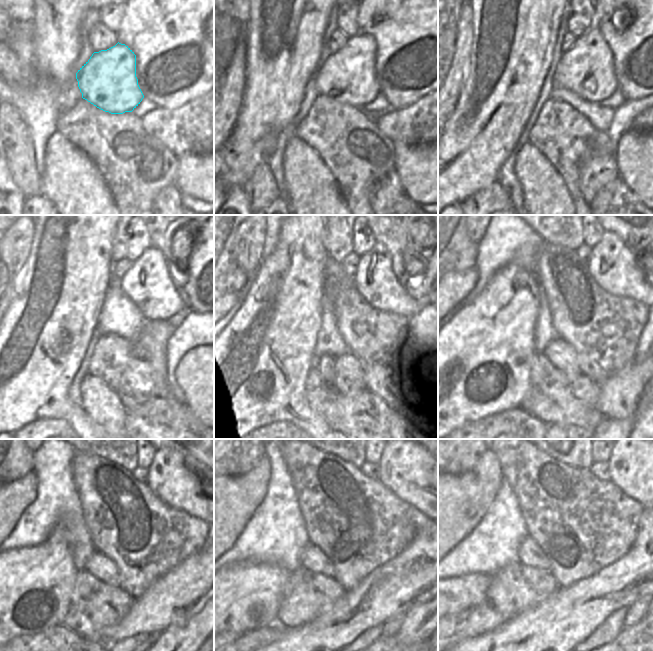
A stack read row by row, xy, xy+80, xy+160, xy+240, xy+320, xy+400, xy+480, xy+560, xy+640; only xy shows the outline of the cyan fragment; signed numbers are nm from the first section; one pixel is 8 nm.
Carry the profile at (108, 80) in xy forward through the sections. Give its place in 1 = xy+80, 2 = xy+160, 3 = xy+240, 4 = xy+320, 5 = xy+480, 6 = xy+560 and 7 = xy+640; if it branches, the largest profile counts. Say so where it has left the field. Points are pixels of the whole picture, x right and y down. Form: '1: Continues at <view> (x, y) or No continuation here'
1: Continues at xy+80 (348, 76)
2: Continues at xy+160 (587, 69)
3: Continues at xy+240 (148, 284)
4: Continues at xy+320 (373, 278)
5: Continues at xy+480 (169, 478)
6: Continues at xy+560 (407, 469)
7: Continues at xy+640 (635, 465)

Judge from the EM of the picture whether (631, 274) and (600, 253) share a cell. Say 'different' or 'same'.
same

